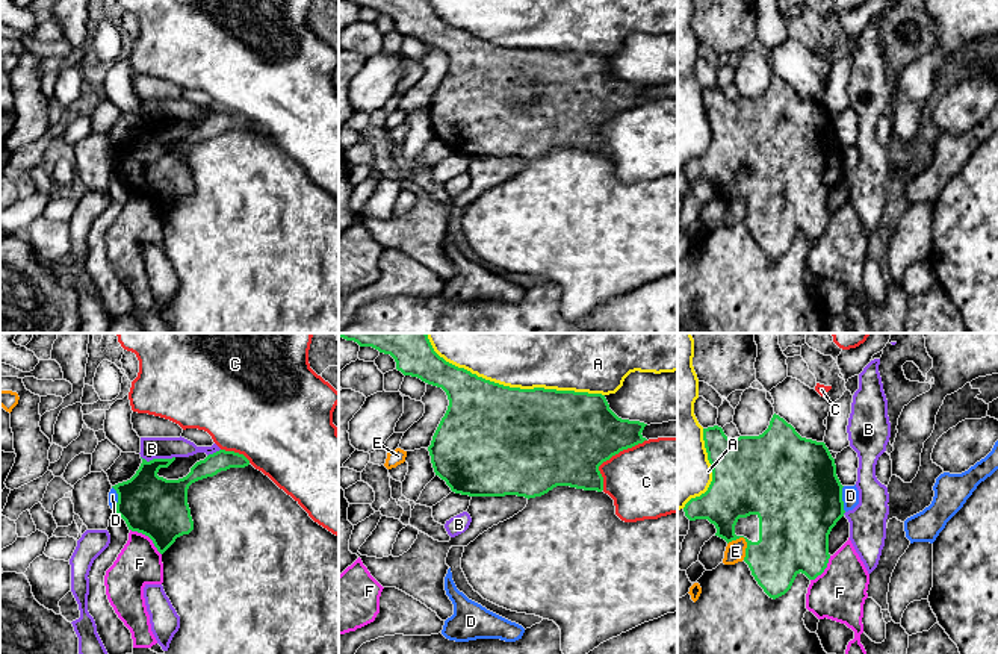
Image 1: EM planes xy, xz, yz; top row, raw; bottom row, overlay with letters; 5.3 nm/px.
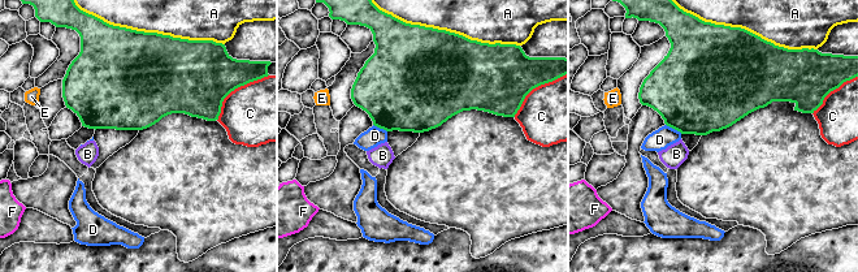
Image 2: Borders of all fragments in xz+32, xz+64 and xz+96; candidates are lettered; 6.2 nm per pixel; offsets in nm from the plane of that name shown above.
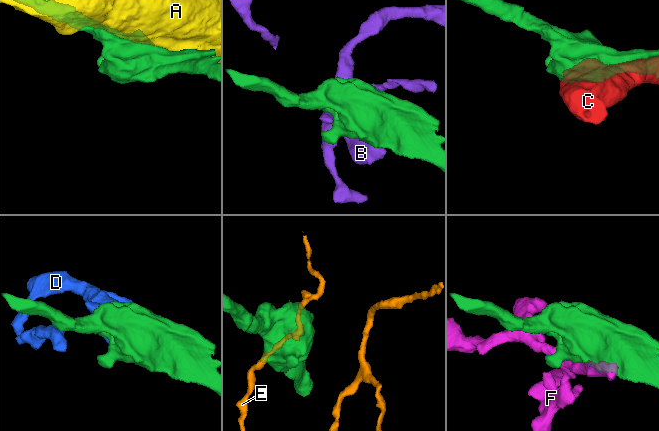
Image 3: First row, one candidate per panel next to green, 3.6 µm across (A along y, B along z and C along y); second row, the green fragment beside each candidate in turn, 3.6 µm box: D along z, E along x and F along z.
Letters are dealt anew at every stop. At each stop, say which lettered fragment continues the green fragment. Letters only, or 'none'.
none

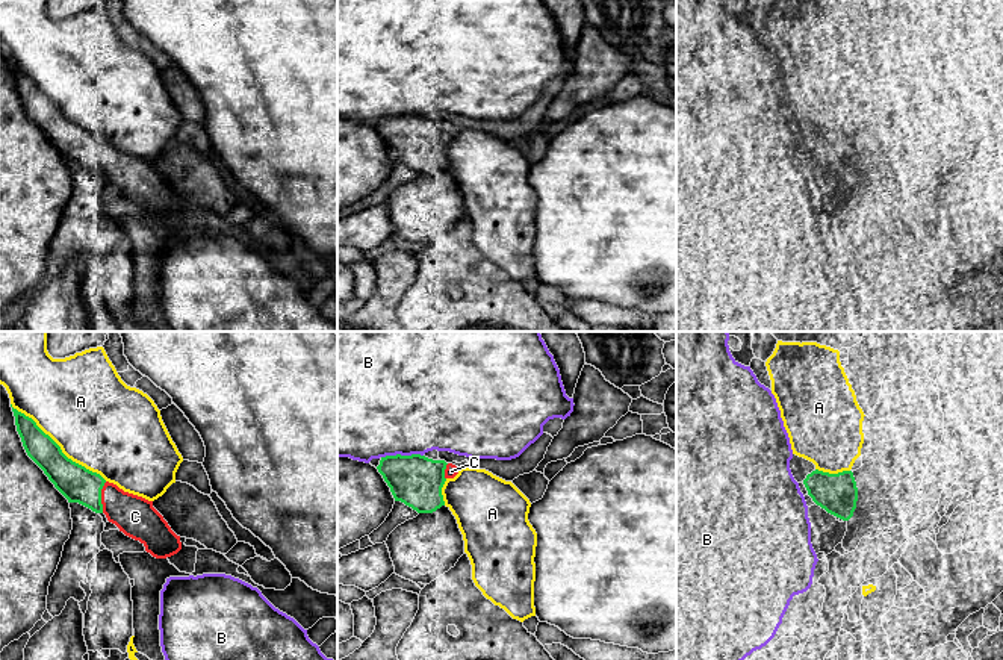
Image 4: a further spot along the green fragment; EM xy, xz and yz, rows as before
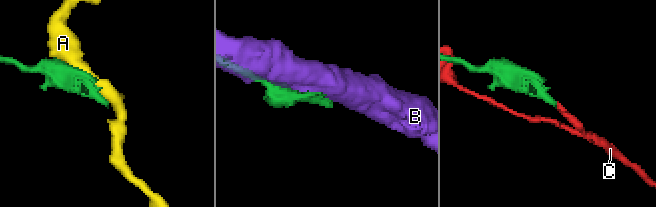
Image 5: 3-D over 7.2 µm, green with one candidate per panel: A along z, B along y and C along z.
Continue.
C

